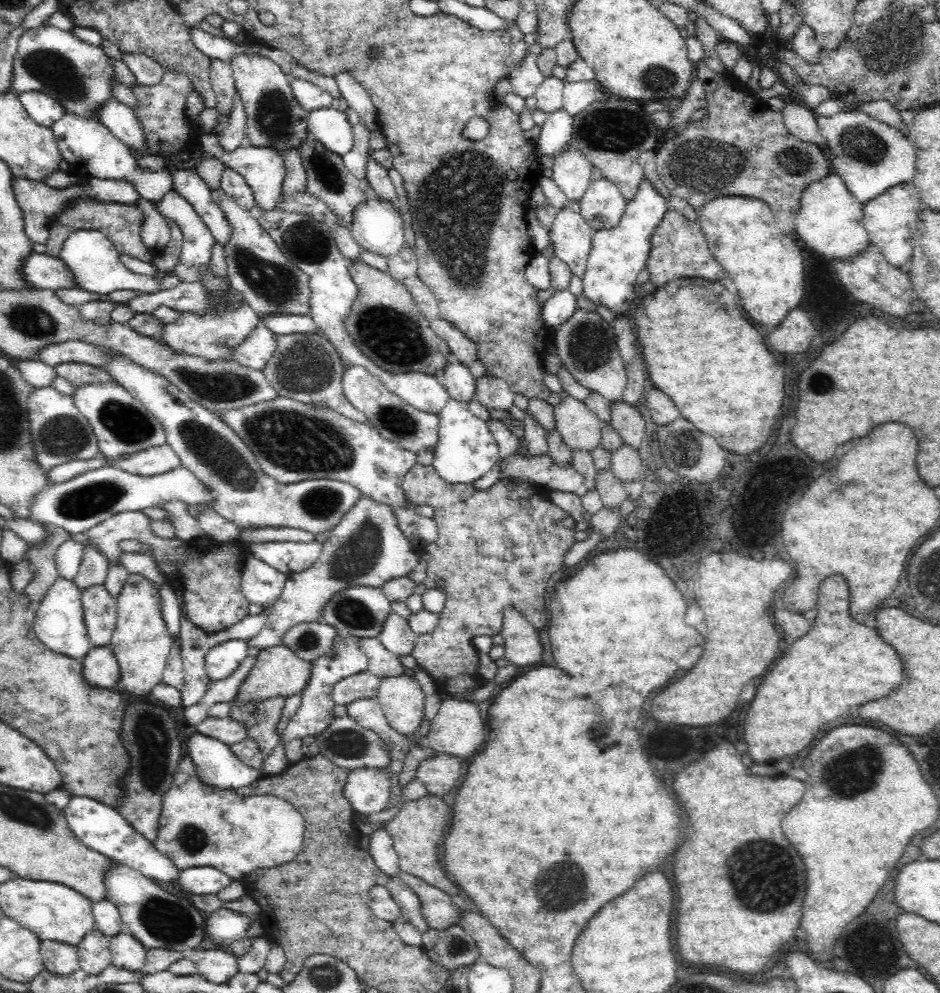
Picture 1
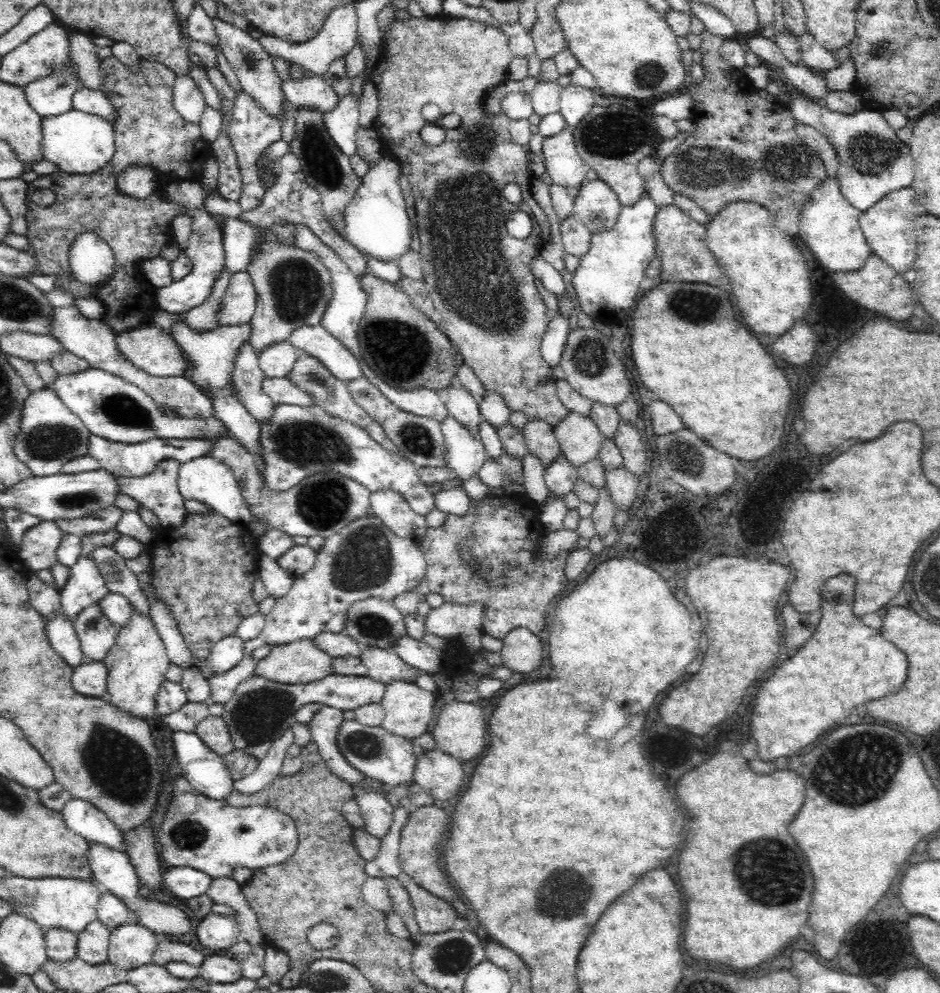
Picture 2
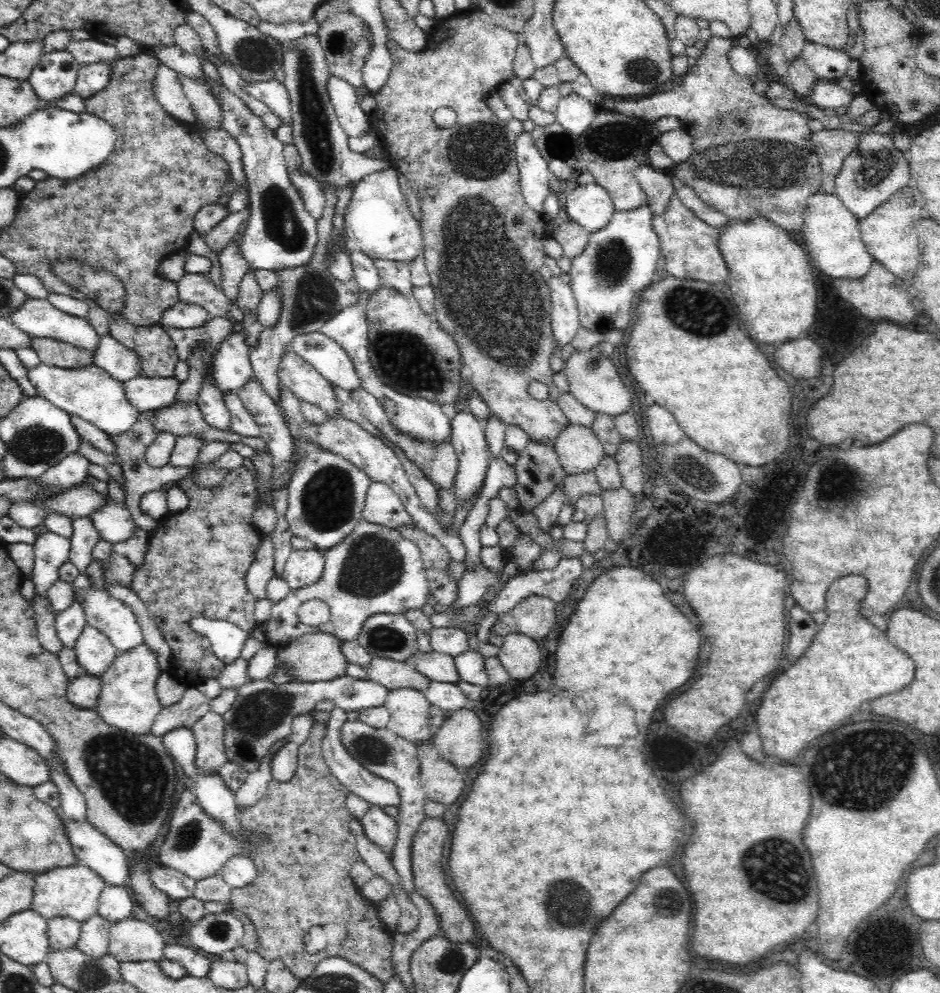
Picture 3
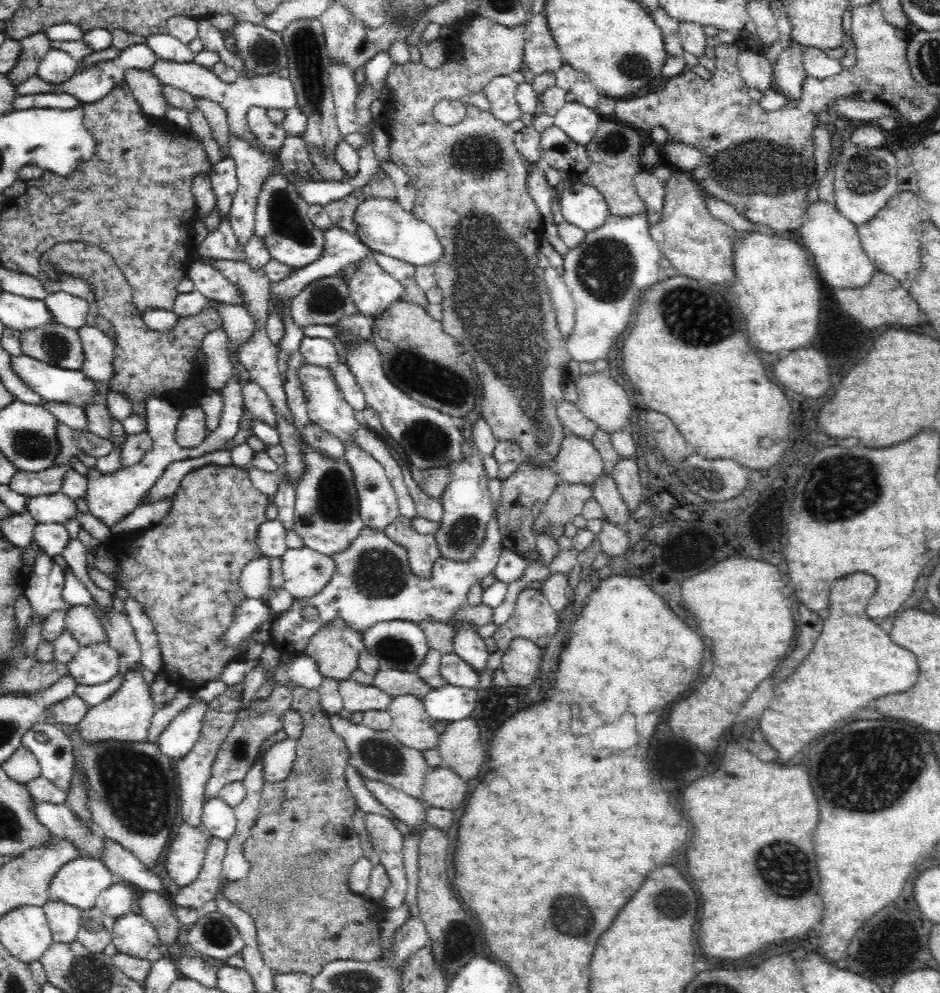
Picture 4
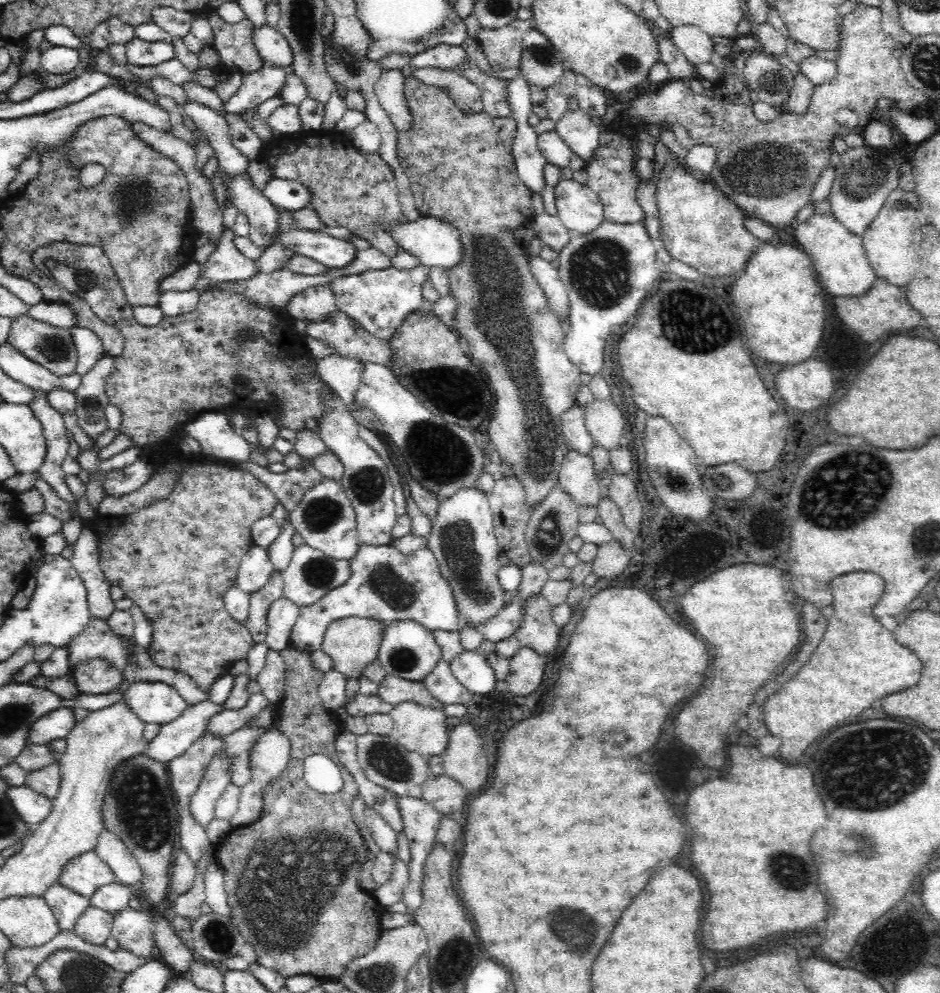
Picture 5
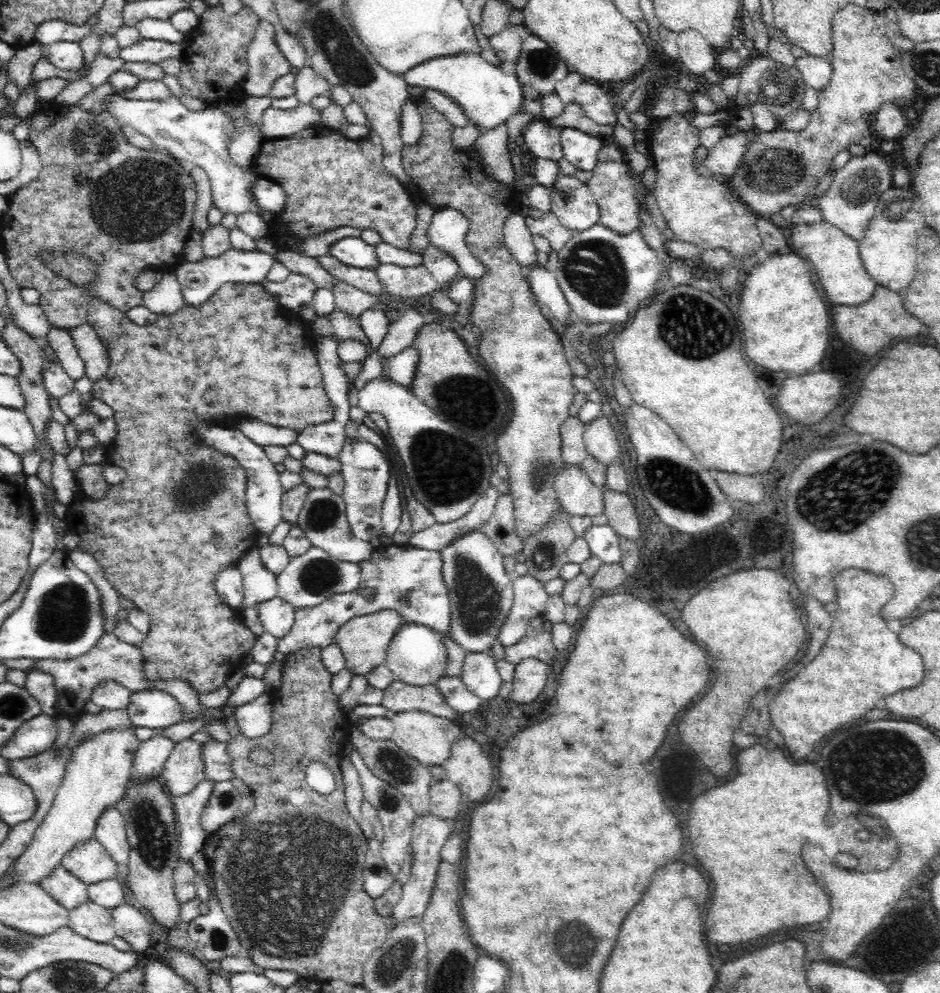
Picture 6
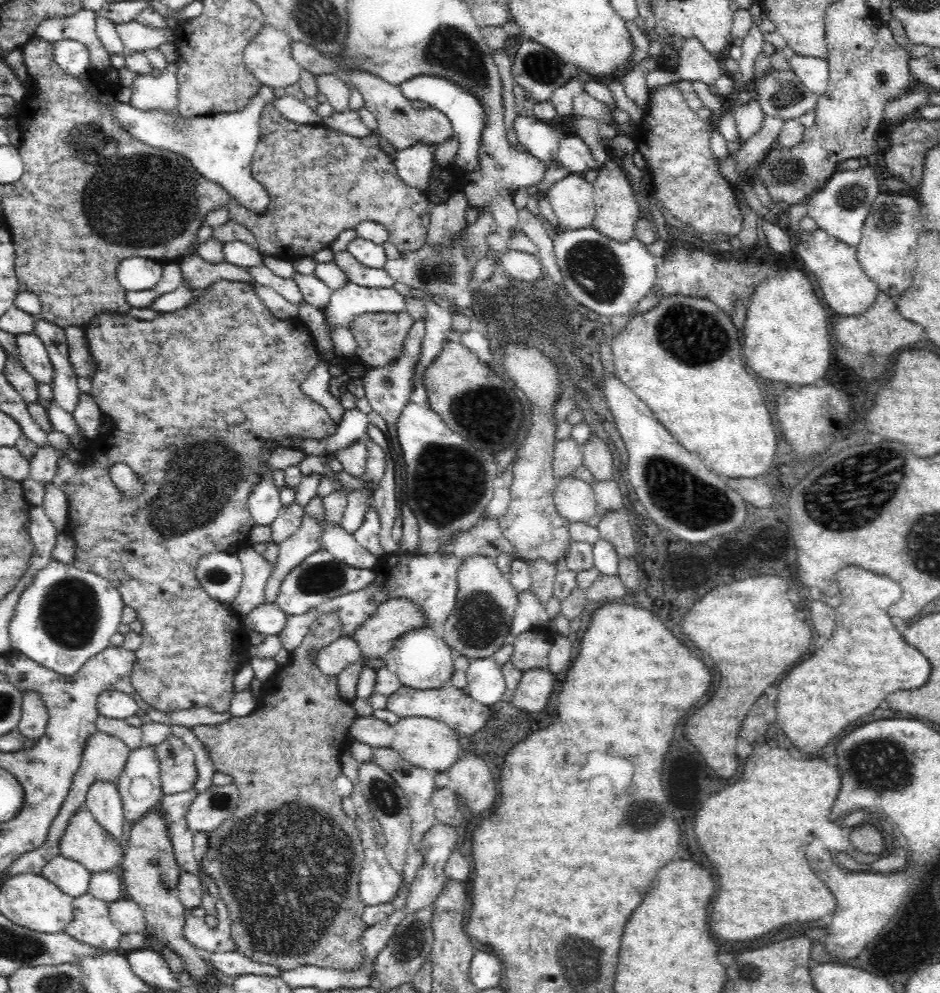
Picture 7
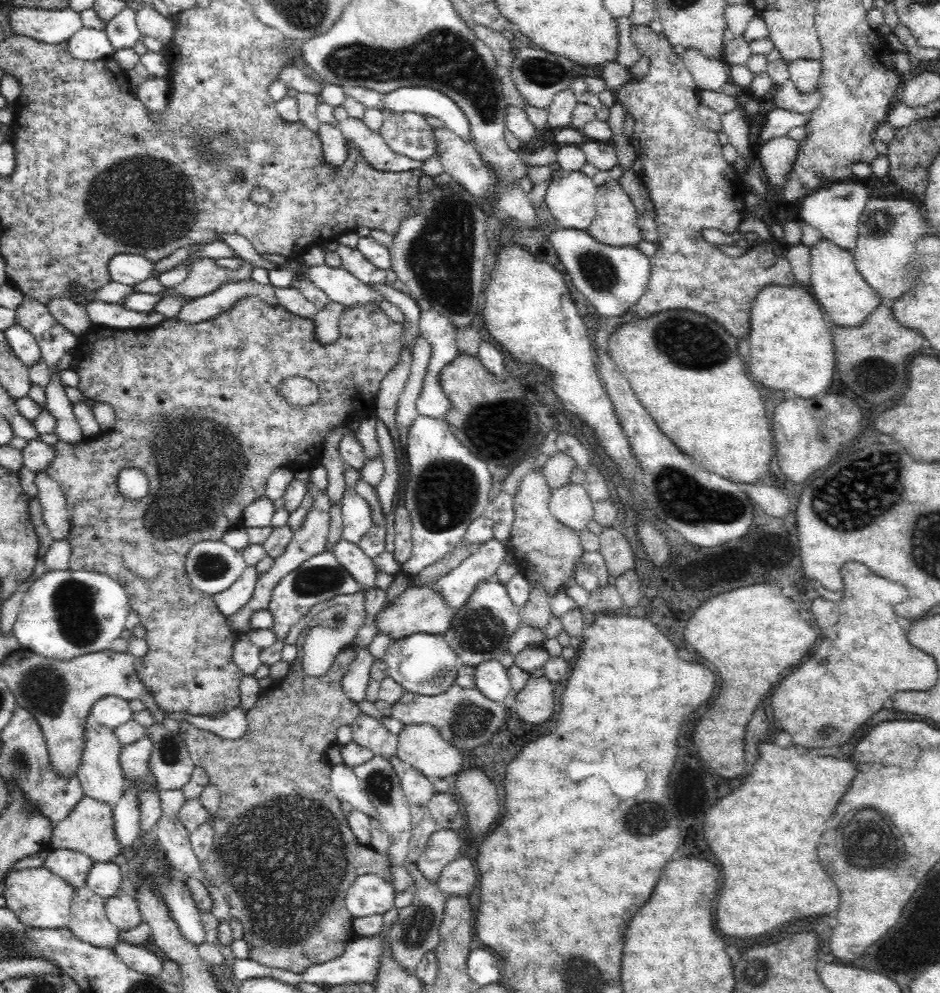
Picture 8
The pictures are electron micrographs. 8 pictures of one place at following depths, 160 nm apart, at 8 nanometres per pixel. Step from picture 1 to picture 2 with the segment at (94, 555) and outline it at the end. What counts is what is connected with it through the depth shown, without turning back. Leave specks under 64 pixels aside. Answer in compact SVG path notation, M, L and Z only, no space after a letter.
M81 557L70 569L70 578L66 586L59 592L59 599L61 600L61 610L68 619L74 621L78 612L88 606L88 604L96 604L108 592L106 588L106 581L101 575L98 565L91 557Z

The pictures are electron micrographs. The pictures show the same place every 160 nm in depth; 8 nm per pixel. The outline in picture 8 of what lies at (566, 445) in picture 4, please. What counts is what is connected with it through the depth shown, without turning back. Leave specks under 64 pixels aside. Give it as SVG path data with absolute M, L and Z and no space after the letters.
M570 482L551 491L549 501L551 514L575 532L586 529L593 520L593 504L583 485Z

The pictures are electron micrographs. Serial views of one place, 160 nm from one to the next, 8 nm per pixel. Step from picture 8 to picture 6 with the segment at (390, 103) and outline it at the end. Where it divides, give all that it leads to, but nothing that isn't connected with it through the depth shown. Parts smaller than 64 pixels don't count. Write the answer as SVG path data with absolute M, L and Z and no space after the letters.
M470 53L442 56L417 64L402 76L402 81L403 84L436 90L449 96L463 108L471 123L484 131L521 112L523 103L523 85L517 74L505 74L482 56Z

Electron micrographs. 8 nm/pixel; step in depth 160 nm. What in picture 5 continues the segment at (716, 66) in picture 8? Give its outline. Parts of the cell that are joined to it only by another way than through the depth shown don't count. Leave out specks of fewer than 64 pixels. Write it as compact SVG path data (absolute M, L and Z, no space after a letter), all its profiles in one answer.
M693 25L672 27L671 34L674 45L686 55L688 62L693 65L710 62L715 44L700 27Z

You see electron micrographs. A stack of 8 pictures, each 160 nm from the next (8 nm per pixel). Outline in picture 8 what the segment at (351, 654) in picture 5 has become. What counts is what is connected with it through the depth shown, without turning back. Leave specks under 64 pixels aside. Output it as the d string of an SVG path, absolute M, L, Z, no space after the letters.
M409 586L376 612L375 626L378 634L388 635L390 642L394 642L414 634L443 634L448 630L454 614L455 611L452 611L433 589Z

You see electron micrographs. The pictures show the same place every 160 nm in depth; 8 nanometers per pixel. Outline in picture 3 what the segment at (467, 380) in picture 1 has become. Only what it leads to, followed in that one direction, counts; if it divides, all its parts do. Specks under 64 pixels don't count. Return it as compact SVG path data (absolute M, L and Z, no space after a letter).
M470 411L454 412L451 419L450 439L459 458L458 472L453 490L455 499L462 504L468 499L474 500L474 496L478 496L478 491L483 488L484 476L491 453L485 439L485 428L482 428L481 420L478 420Z

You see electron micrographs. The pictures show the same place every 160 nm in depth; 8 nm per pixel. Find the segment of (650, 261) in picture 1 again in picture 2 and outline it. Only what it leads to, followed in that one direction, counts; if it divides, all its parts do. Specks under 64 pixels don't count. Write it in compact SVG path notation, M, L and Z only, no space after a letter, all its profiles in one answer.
M672 204L658 209L653 224L653 235L655 256L660 258L659 277L662 282L674 280L706 282L706 284L716 286L716 280L726 280L723 270L706 244L705 234L704 225L682 212L676 205Z

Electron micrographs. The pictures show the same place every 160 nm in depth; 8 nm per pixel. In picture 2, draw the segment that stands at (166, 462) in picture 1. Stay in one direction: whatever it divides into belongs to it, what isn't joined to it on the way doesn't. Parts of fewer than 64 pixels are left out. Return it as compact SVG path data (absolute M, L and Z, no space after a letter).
M90 433L88 441L89 455L95 458L101 468L112 472L116 477L140 478L154 472L154 469L162 461L172 459L178 465L184 464L195 458L202 457L202 454L210 448L208 441L202 439L165 439L153 438L144 442L126 444L116 441L108 441Z

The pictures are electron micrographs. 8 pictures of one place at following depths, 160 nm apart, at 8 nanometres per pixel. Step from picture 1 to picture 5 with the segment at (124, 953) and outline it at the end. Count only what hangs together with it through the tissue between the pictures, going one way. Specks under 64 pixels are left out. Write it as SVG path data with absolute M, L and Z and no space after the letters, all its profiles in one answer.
M128 906L114 914L111 936L118 941L120 949L152 960L152 949L155 946L152 923L146 910L137 911Z

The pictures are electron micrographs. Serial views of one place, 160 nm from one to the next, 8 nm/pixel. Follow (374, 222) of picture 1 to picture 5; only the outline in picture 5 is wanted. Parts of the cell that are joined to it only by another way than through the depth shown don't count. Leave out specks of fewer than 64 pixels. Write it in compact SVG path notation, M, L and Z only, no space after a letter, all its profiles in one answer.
M418 217L415 221L406 221L392 228L399 249L412 254L418 264L430 269L432 267L452 268L462 260L460 233L454 226L432 217Z

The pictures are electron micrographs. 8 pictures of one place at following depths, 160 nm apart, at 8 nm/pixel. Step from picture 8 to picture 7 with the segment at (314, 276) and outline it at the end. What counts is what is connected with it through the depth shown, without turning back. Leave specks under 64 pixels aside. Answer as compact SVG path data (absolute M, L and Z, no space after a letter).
M348 281L348 286L332 292L330 302L322 309L328 333L338 327L351 330L355 317L376 312L402 312L406 299L393 289L361 288Z

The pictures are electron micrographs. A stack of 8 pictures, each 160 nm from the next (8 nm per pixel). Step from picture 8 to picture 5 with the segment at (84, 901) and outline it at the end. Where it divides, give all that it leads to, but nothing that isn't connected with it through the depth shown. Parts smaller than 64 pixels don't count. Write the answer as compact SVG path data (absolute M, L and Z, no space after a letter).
M90 904L76 921L74 931L86 943L105 946L111 936L113 922L114 914Z

